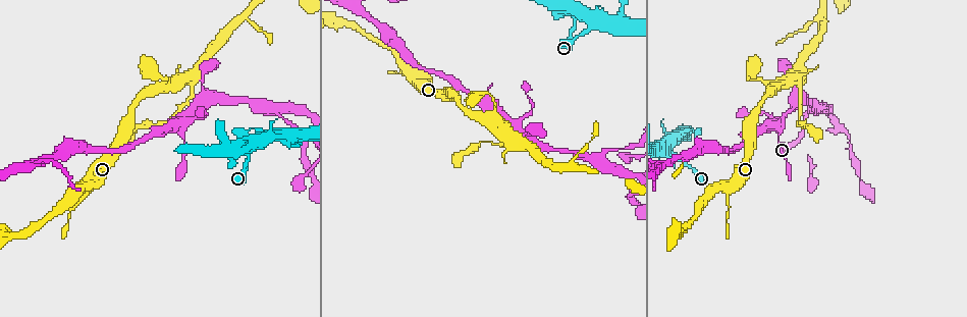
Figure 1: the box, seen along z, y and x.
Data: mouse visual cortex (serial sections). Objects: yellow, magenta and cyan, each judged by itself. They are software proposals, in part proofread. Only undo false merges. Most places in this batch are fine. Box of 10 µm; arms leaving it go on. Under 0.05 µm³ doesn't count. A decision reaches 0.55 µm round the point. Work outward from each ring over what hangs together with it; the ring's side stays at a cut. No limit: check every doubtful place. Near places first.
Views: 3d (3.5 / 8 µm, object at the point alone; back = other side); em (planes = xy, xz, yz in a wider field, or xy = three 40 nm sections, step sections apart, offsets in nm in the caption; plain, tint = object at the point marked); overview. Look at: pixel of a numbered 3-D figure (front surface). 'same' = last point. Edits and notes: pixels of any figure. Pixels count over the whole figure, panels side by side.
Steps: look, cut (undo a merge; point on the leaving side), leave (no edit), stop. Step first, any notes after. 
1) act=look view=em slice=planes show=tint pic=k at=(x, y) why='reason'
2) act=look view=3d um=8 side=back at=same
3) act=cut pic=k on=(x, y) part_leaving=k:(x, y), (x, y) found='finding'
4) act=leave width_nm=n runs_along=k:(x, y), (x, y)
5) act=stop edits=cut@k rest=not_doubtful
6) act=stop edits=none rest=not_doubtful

act=look view=3d um=3.5 pic=1 at=(786, 117) why='sharp bend'

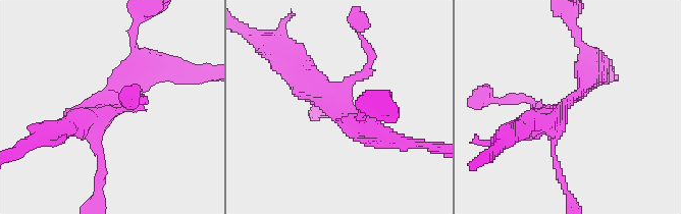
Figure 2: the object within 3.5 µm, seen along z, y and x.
act=look view=em slice=xy step=5 show=tint pic=2 at=(104, 104)

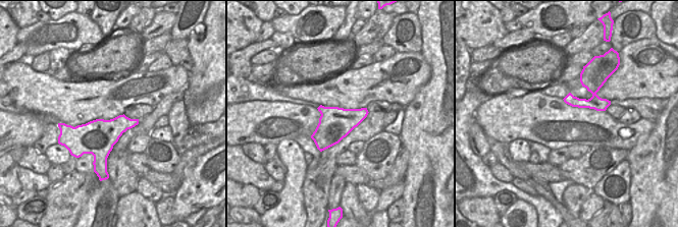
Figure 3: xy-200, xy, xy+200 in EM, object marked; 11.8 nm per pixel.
act=leave runs_along=3:(567, 99), (579, 103), (607, 103) found='all the same cell'

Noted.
act=look view=3d um=3.5 pic=1 at=(517, 140) why='a fork'

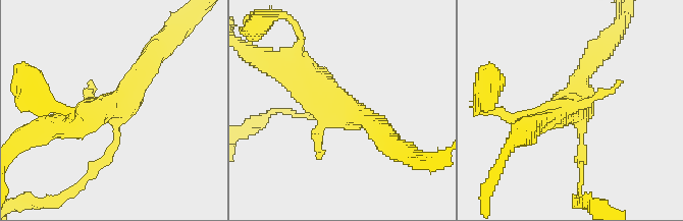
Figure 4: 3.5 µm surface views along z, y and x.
act=look view=em slice=xy step=2 show=tint pic=4 at=(343, 109)

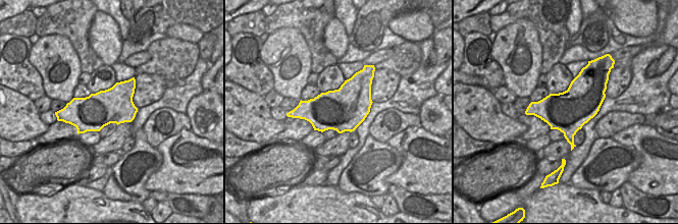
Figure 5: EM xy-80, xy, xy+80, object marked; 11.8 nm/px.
act=leave runs_along=4:(67, 125), (117, 107), (149, 56) found='one cell here'

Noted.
act=look view=3d um=3.5 pic=1 at=(813, 107) why='branch point'

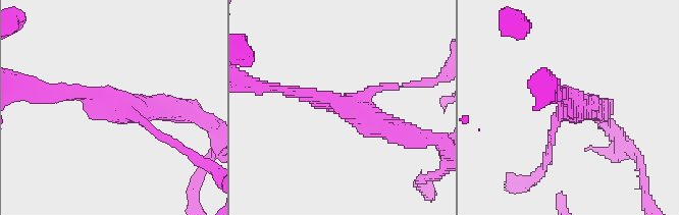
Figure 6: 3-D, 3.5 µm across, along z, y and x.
act=look view=em slice=xy step=2 show=tint pic=6 at=(123, 106) arms=3 arm_widths_nm=150,200,350

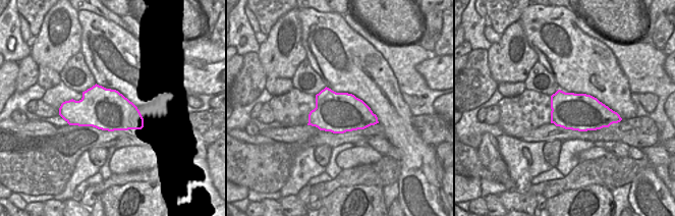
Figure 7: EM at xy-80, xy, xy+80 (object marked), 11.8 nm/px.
act=leave found='all the same cell'

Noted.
act=stop edits=none rest=not_doubtful

